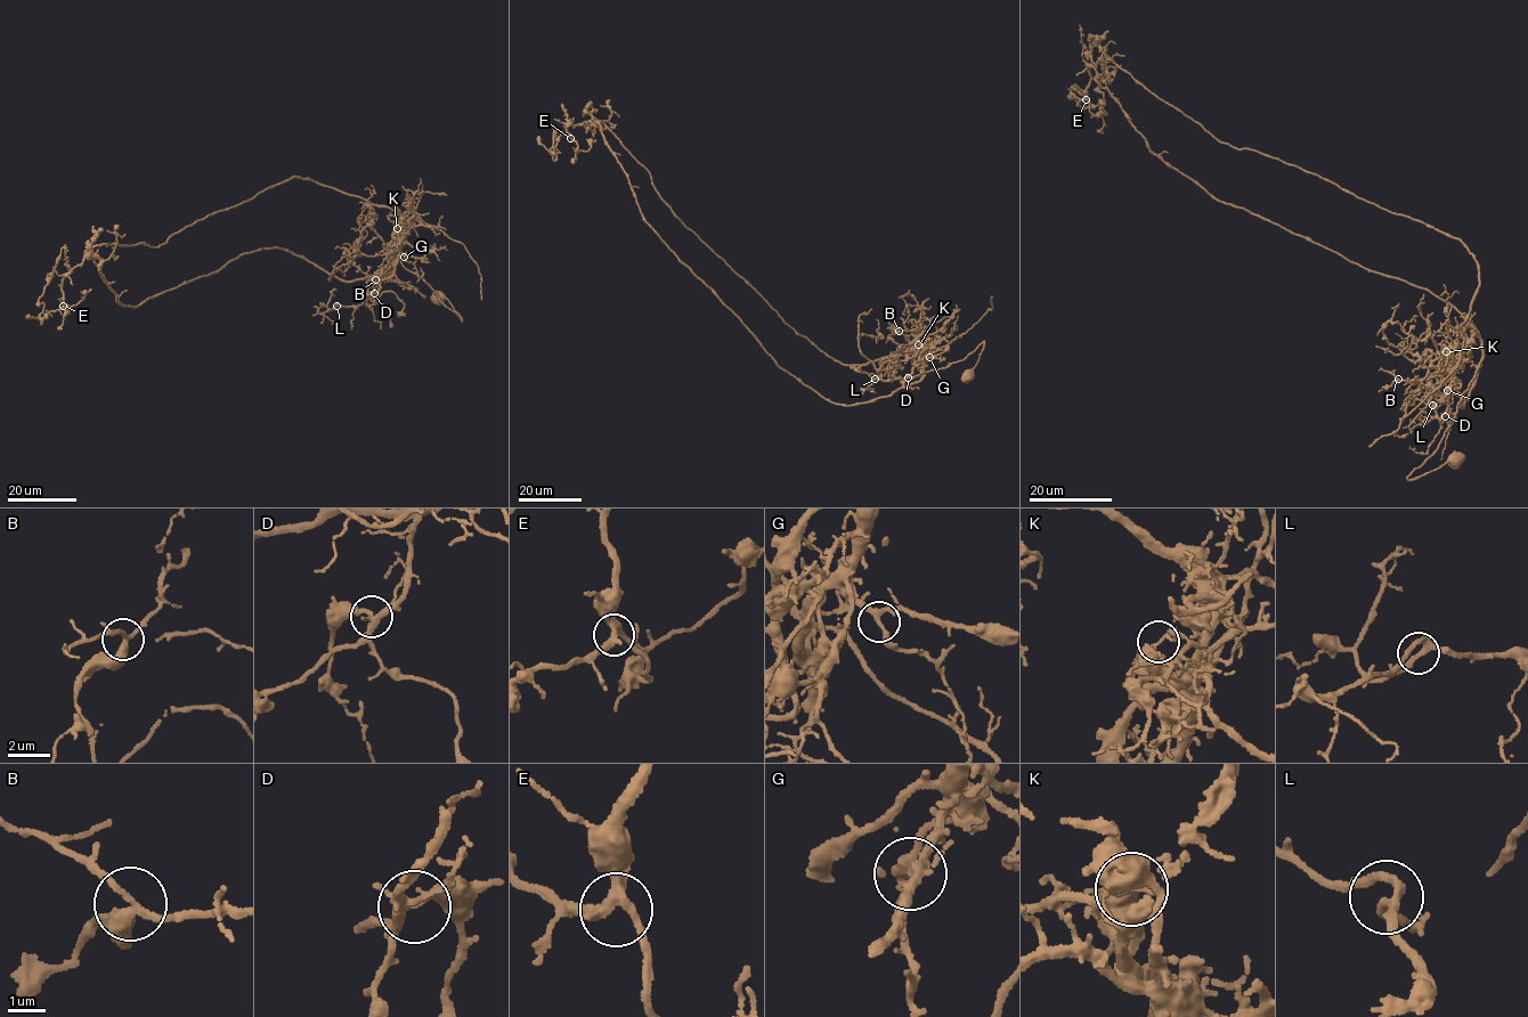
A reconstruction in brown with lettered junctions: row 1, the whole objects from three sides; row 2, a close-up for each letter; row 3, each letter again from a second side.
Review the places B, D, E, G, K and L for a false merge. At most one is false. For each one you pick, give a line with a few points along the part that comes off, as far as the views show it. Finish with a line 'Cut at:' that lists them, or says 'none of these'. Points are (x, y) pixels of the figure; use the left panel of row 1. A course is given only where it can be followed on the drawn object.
K: course (397, 229), (405, 219), (387, 206), (293, 177), (160, 246), (90, 246), (41, 323), (38, 300), (65, 246)
Cut at: K

